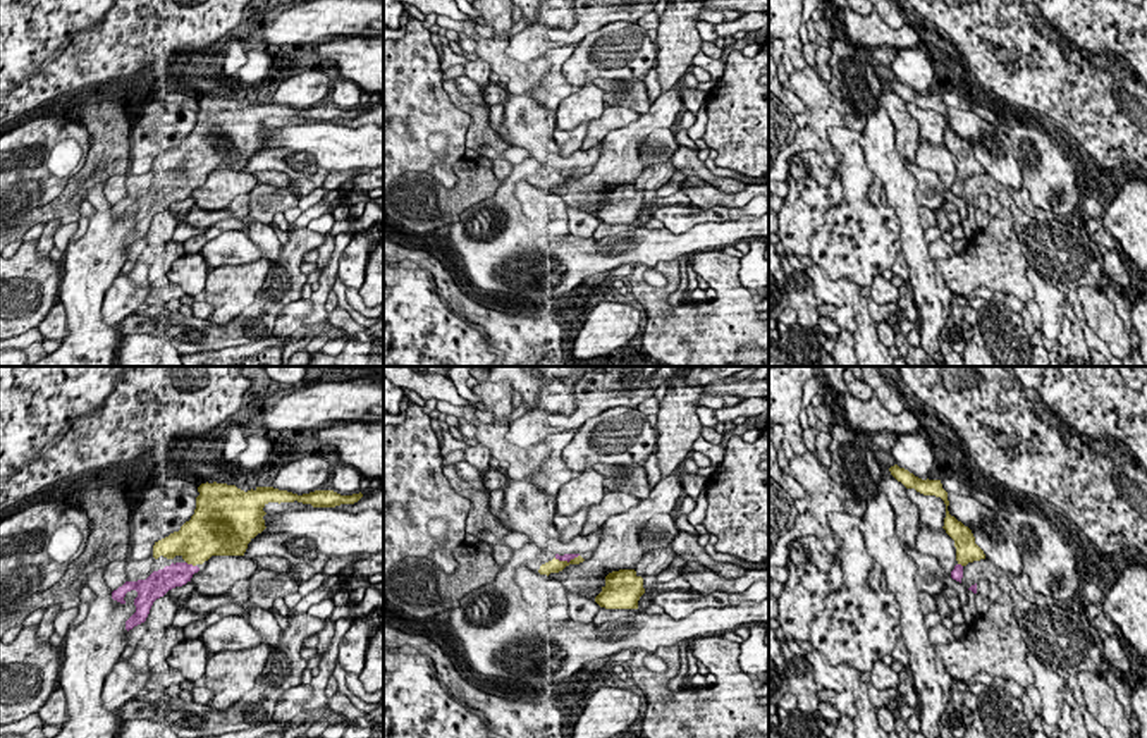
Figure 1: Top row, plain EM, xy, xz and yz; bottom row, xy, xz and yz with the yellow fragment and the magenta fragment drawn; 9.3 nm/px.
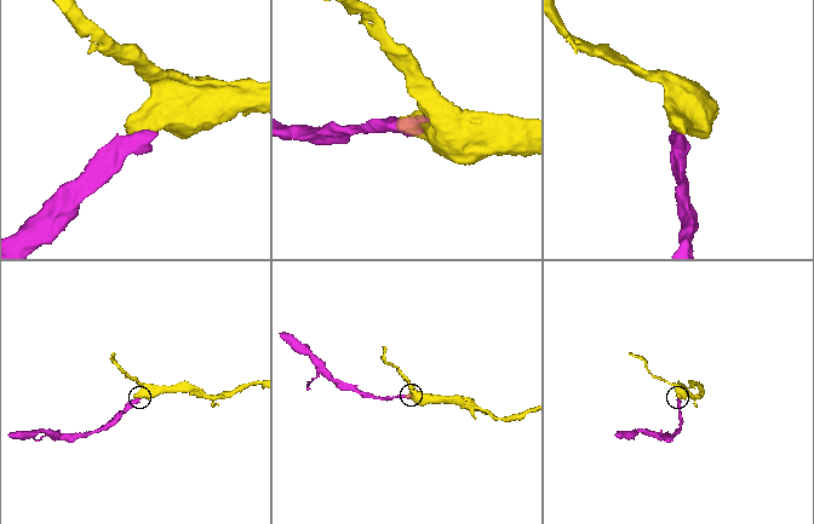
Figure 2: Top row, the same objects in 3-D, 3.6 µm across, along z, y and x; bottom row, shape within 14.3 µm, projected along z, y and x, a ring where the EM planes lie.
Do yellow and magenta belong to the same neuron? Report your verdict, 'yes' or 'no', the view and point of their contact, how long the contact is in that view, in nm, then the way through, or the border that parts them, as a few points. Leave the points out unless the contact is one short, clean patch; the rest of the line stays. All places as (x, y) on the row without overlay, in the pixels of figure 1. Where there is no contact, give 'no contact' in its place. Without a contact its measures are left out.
yes; contact xy (191, 178); length 110 nm; way xy (198, 153), (191, 178), (176, 190)

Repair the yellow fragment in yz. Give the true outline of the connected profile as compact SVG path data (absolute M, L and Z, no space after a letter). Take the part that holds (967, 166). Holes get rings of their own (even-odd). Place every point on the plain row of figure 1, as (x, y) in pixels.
M898 79L889 83L891 89L901 96L906 103L915 103L917 107L923 110L935 110L941 112L946 119L946 132L944 132L944 145L946 148L954 155L956 162L956 175L958 179L951 186L951 193L961 198L963 193L963 182L968 177L985 174L984 165L975 158L975 151L968 141L965 141L961 136L958 136L954 131L949 129L948 120L948 107L942 103L941 95L922 95L910 88L905 83L899 83Z

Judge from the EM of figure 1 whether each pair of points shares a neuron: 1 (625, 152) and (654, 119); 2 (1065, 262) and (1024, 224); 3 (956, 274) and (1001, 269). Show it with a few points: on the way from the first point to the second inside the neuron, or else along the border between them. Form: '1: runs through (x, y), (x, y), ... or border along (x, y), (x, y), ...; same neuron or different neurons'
1: runs through (628, 143), (645, 126); same neuron
2: runs through (1053, 262), (1032, 243), (1030, 236); same neuron
3: runs through (967, 272), (991, 269); same neuron

